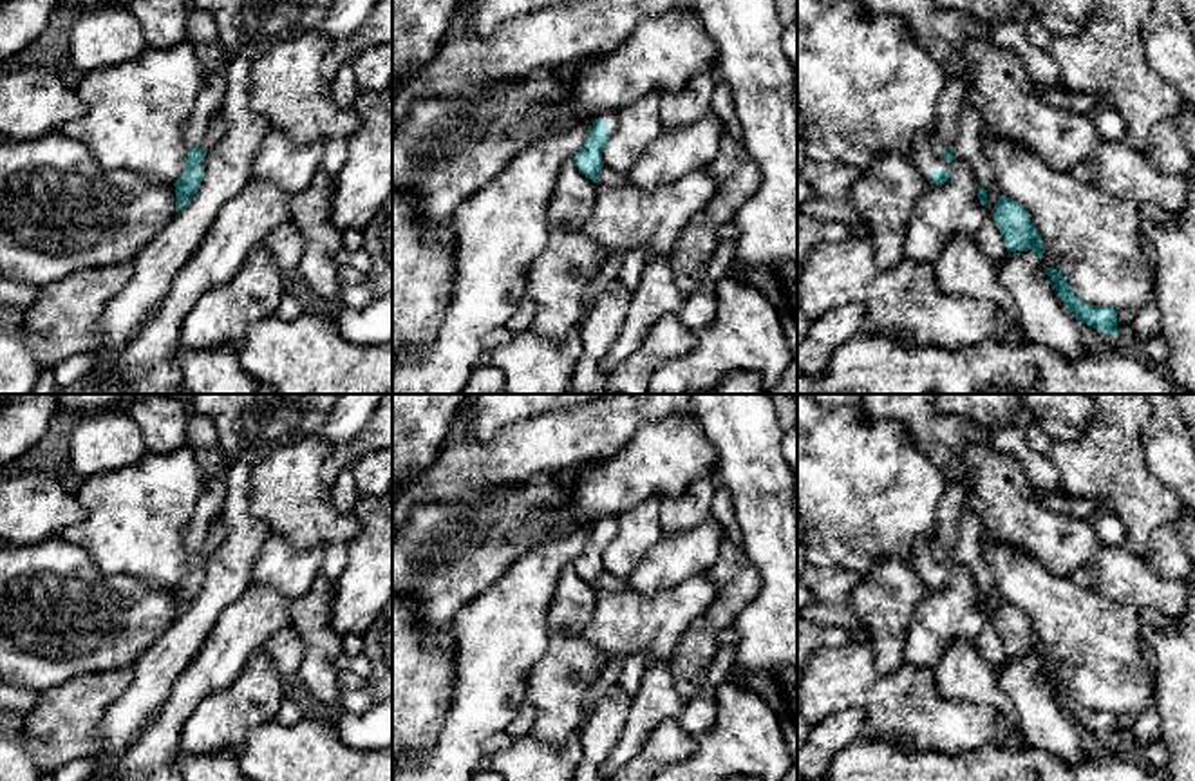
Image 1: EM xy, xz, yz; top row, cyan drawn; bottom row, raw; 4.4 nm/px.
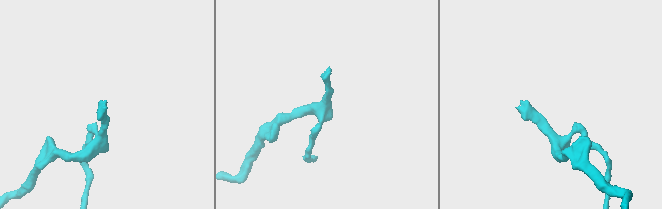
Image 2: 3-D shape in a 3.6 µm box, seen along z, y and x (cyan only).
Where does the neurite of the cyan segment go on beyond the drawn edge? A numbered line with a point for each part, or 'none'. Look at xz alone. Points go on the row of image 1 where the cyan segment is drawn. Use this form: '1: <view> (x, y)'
1: xz (611, 116)

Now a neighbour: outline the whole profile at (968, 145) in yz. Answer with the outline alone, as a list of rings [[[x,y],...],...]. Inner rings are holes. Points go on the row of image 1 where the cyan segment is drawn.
[[[965,98],[960,110],[960,134],[944,148],[955,157],[965,159],[976,175],[978,186],[987,192],[985,219],[976,233],[980,249],[989,257],[994,269],[998,269],[1007,255],[1007,248],[1000,230],[994,224],[994,204],[1003,195],[996,184],[994,172],[982,148],[982,112]]]

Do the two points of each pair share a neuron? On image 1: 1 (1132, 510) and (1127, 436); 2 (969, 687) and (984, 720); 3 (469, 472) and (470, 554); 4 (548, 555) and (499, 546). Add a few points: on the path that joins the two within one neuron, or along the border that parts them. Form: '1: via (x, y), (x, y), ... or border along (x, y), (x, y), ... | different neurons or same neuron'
1: via (1132, 492), (1127, 485), (1127, 454) | same neuron
2: border along (937, 689), (948, 700), (989, 705), (1009, 733) | different neurons
3: border along (510, 485), (469, 494), (458, 501), (427, 505) | different neurons
4: border along (563, 532), (550, 534), (526, 548), (494, 581) | different neurons

